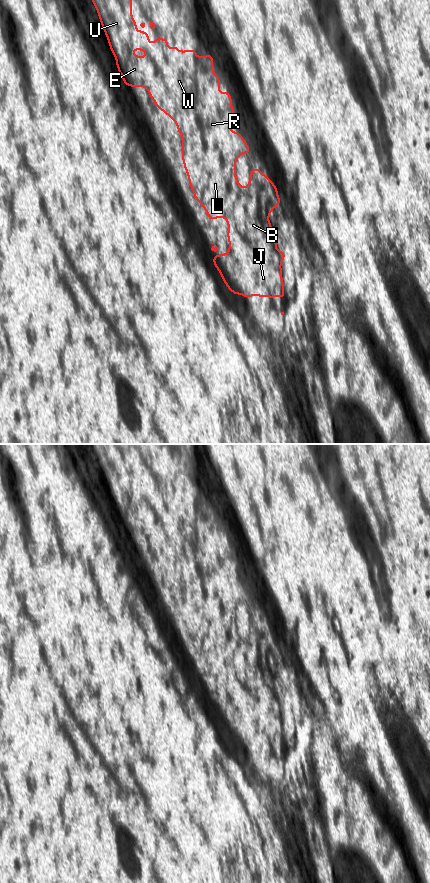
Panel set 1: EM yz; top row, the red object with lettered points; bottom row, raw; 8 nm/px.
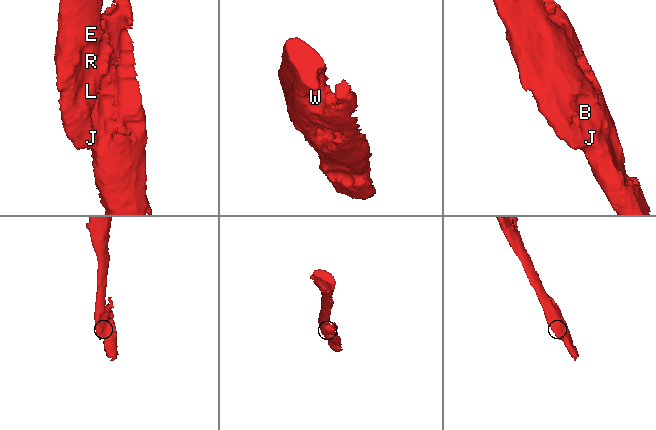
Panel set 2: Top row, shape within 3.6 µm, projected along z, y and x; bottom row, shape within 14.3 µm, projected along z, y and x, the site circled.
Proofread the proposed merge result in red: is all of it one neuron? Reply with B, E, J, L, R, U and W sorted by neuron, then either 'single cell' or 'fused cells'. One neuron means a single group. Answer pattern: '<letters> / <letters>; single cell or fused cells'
B E J L R U W; single cell

